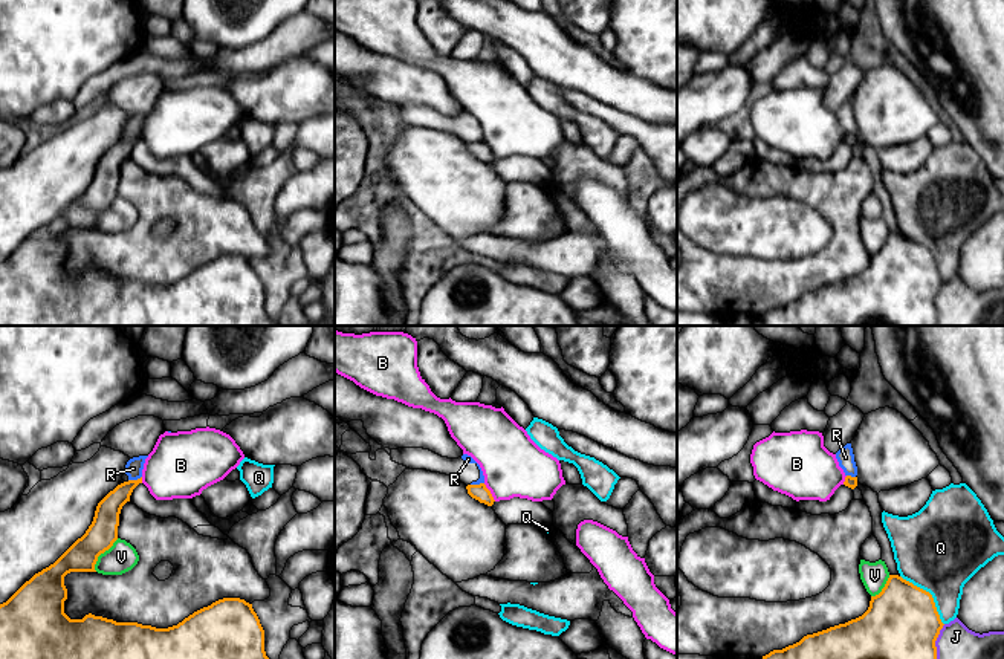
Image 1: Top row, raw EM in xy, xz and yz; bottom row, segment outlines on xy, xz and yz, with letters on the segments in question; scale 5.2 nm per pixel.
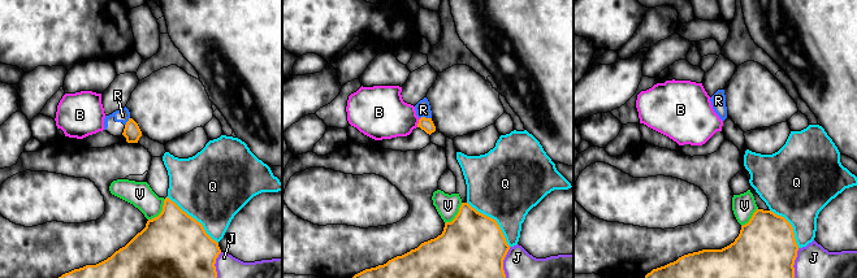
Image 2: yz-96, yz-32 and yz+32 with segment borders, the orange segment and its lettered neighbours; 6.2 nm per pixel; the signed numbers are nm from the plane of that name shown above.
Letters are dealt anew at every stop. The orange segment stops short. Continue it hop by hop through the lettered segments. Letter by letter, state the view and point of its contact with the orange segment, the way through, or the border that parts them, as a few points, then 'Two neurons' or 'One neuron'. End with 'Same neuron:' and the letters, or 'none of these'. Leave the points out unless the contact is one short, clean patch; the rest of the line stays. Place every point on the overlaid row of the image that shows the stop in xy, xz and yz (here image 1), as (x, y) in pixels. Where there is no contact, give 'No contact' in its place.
B: Touches orange at xz (489, 493). Two neurons
J: Touches orange at yz (935, 639). Two neurons
Q: Touches orange at yz (931, 595). Two neurons
R: Touches orange at xy (135, 480). Boundary: xy (141, 476), (129, 480). Two neurons
V: Touches orange at xy (101, 552). Two neurons
Same neuron: none of these

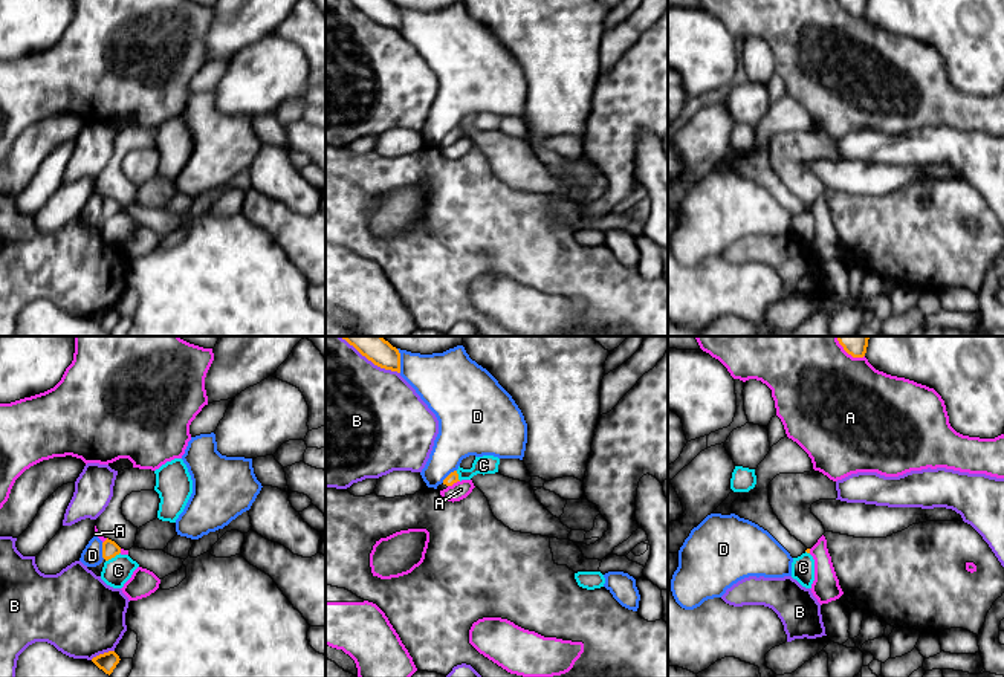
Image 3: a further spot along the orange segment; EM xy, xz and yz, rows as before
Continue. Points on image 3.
A: Touches orange at xz (453, 483). Two neurons
B: Touches orange at xy (101, 654). Two neurons
C: Touches orange at xy (112, 557). Boundary: xy (119, 552), (106, 561). Two neurons
D: Touches orange at xy (103, 550). Two neurons
Same neuron: none of these

